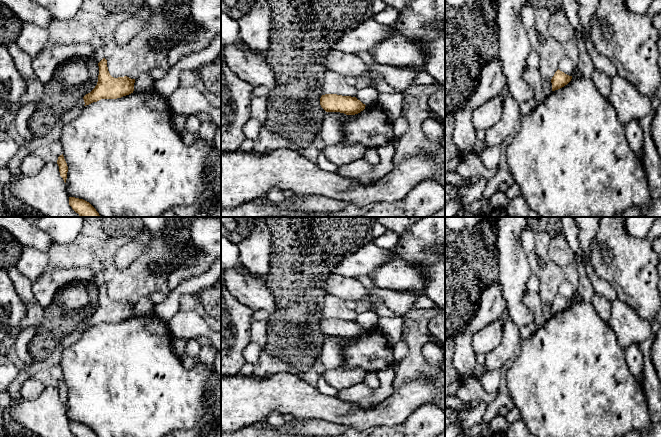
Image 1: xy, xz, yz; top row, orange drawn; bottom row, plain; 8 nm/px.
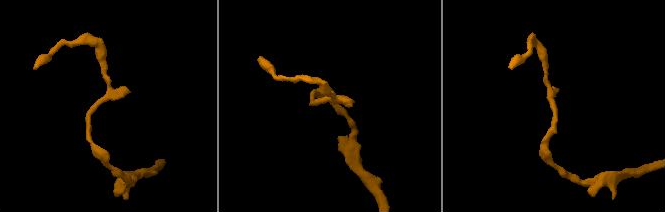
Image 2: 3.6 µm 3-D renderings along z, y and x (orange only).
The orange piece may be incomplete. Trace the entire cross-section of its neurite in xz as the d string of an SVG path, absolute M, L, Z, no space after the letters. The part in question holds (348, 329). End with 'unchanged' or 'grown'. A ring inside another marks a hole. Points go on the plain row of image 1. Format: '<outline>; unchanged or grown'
M337 318L322 319L320 329L326 336L340 336L346 339L358 338L363 335L366 330L356 321Z; unchanged

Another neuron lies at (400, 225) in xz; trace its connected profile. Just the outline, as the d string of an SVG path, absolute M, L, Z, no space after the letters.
M377 217L376 221L380 222L387 230L396 233L398 236L405 234L409 228L423 217Z

